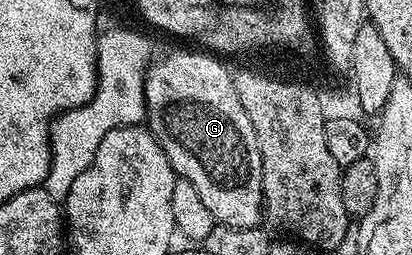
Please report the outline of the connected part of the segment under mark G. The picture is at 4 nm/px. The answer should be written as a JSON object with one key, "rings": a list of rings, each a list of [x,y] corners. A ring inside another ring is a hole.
{"rings":[[[190,50],[176,51],[165,59],[155,60],[146,79],[146,126],[162,145],[177,176],[188,179],[190,185],[198,189],[206,209],[210,209],[217,223],[238,229],[261,226],[265,218],[262,153],[258,149],[258,137],[254,137],[254,125],[250,125],[250,117],[246,117],[246,109],[242,109],[242,101],[238,101],[233,72],[228,72],[215,54]]]}

